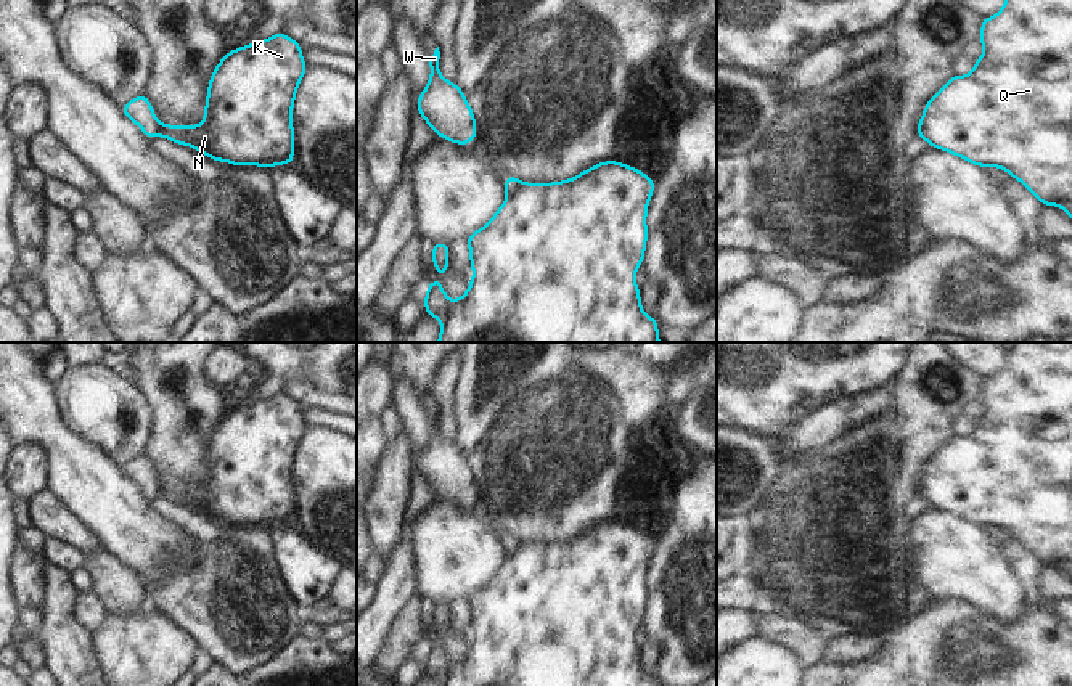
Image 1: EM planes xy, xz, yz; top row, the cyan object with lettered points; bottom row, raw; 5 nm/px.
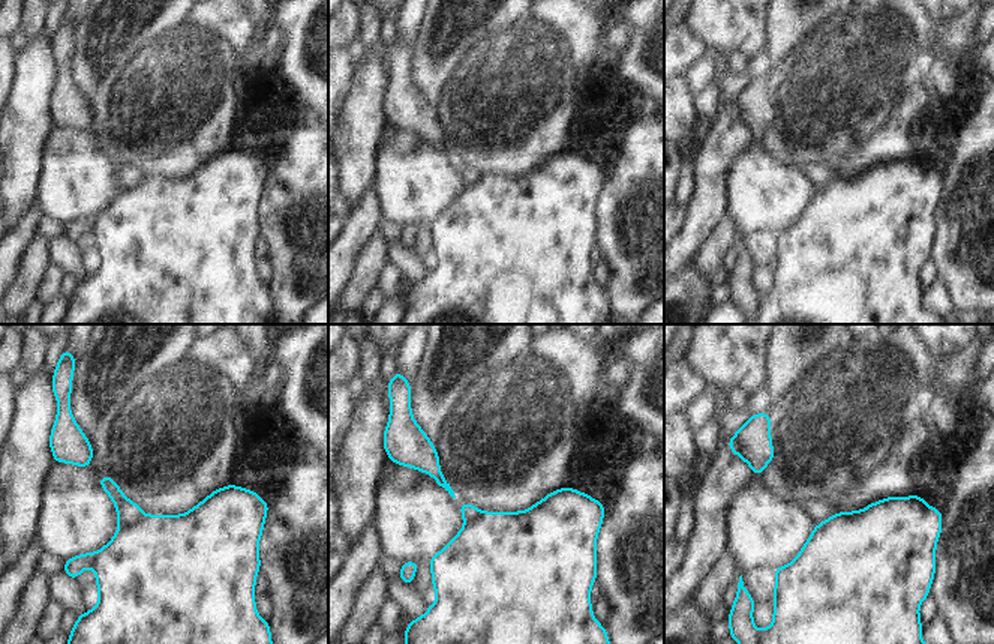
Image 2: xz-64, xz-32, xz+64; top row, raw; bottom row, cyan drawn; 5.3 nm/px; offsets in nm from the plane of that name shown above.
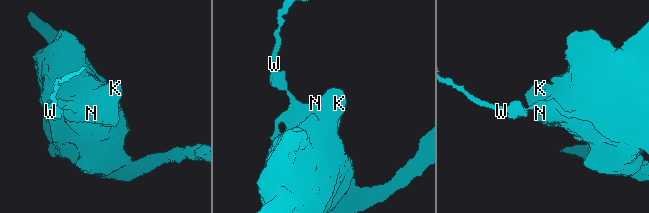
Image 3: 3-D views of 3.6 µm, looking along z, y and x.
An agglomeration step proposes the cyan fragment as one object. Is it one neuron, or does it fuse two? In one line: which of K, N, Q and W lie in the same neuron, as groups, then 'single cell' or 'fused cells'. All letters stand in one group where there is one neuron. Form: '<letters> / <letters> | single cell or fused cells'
K N Q / W | fused cells

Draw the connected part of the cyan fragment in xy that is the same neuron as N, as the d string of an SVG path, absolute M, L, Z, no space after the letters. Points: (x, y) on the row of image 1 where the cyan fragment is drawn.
M283 32L228 51L211 76L204 124L159 124L161 137L178 145L194 146L196 151L212 161L225 161L233 165L264 165L270 169L280 164L293 164L294 127L291 111L305 69L301 45Z

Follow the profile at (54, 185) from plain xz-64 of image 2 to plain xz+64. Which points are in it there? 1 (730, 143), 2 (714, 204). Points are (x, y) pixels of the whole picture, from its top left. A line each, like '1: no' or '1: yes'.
1: no
2: no

